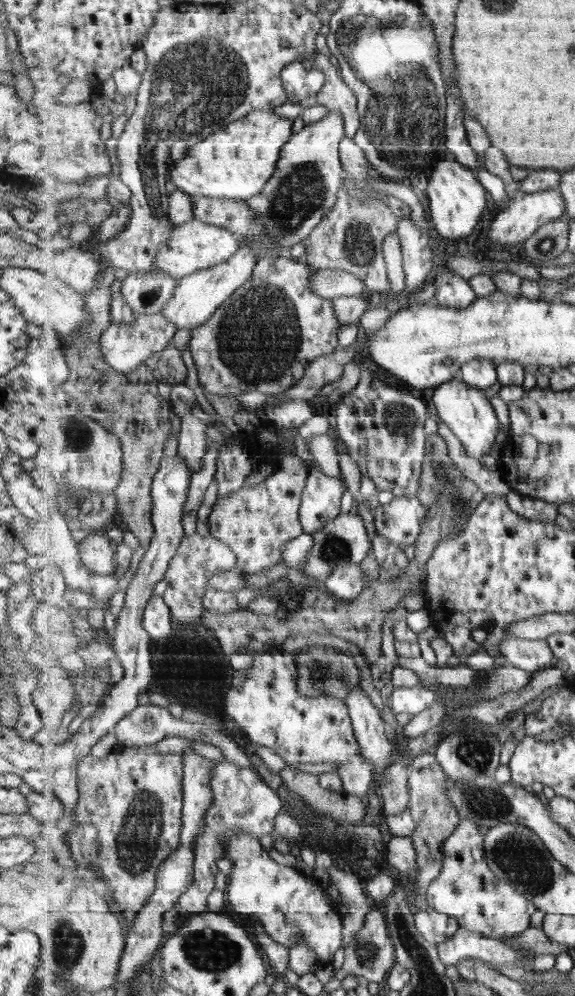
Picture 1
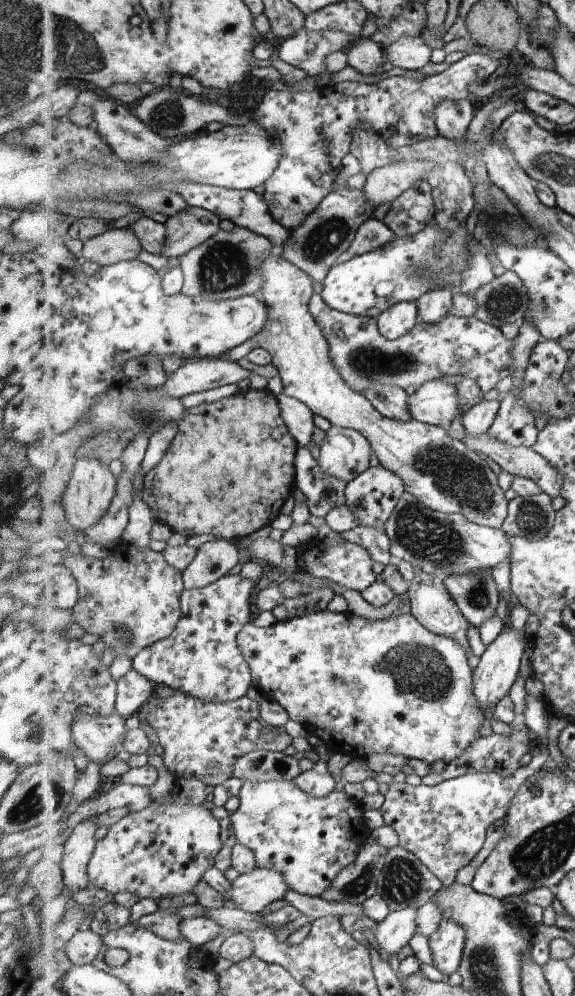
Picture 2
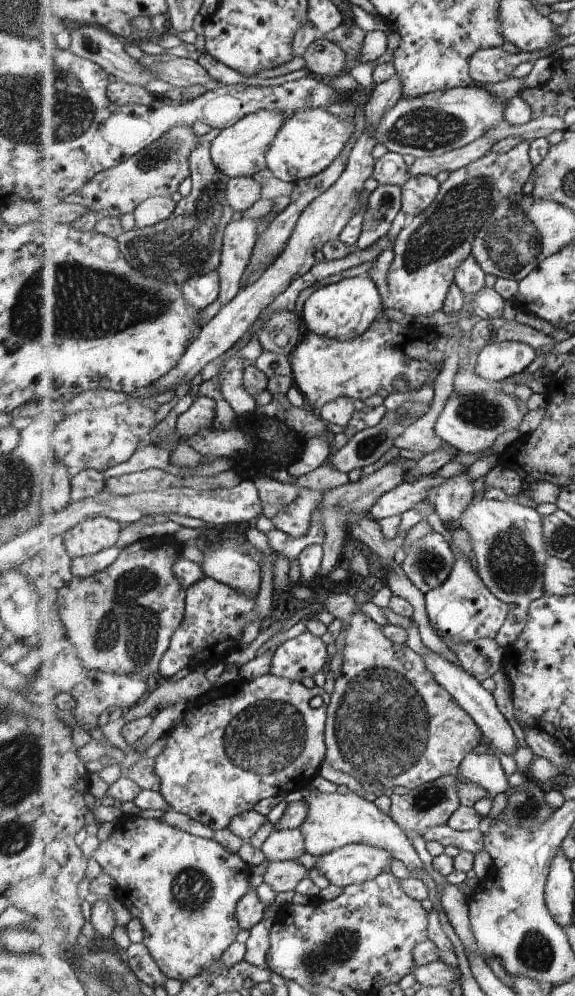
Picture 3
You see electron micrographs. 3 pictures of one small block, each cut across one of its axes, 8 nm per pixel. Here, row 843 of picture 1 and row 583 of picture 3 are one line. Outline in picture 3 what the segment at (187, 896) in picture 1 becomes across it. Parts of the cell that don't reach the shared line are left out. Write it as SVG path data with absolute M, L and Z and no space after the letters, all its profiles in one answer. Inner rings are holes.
M204 577L200 582L193 584L186 590L186 618L182 626L176 631L170 650L166 653L160 666L159 679L170 679L184 668L197 669L207 664L215 666L221 662L227 663L228 657L243 644L243 634L247 626L259 619L257 600L255 595L247 595L242 591L218 582L210 577Z

